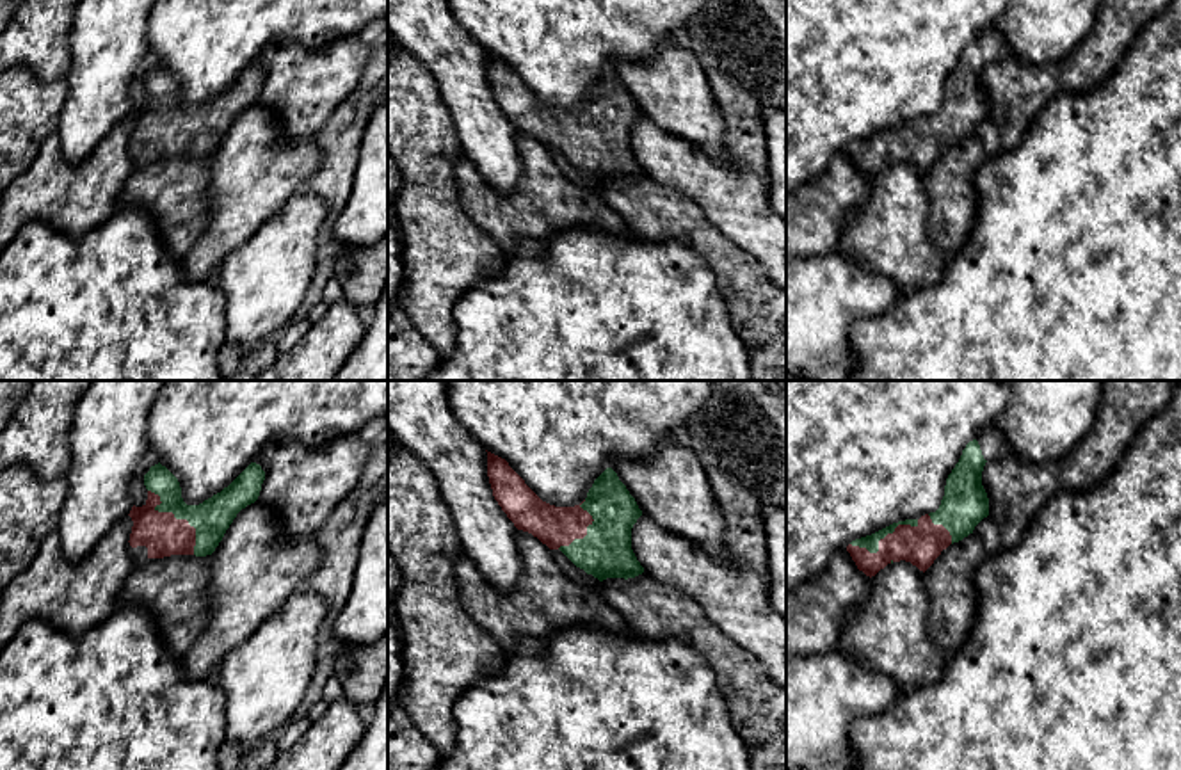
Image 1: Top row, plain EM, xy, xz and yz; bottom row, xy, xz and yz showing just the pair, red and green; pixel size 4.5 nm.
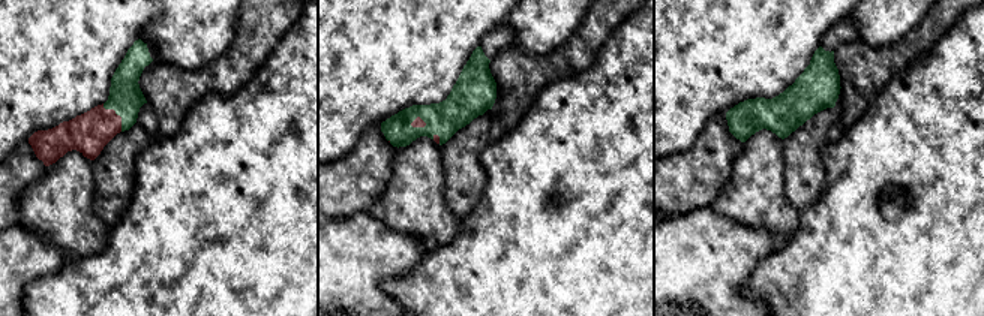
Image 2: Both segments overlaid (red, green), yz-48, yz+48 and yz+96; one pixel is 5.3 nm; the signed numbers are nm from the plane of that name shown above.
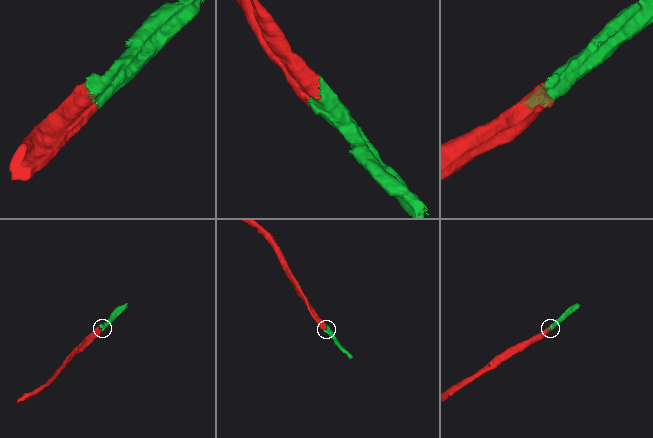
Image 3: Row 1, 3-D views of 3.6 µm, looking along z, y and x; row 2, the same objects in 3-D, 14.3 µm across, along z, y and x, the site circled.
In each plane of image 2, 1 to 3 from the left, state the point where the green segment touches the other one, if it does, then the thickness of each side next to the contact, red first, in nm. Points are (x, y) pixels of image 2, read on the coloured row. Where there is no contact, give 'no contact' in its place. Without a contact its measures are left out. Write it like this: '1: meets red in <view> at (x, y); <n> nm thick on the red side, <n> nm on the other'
1: meets red in yz-48 at (116, 114); 220 nm thick on the red side, 180 nm on the other
2: meets red in yz+48 at (417, 126); 50 nm thick on the red side, 190 nm on the other
3: no contact

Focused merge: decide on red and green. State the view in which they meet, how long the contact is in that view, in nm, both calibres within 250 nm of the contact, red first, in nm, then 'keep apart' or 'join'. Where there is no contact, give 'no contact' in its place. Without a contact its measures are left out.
meets red in xy; contact 360 nm long; 190 nm thick on the red side, 170 nm on the other; join

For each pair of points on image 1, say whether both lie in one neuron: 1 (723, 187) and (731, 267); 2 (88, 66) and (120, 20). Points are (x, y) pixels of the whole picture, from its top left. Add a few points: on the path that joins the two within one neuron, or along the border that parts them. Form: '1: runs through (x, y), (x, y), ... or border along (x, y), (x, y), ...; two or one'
1: border along (699, 207), (760, 264); two
2: runs through (98, 56), (107, 45), (109, 31); one

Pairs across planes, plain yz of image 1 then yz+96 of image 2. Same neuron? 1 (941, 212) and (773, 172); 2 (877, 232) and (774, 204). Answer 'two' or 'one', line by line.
1: two
2: one

